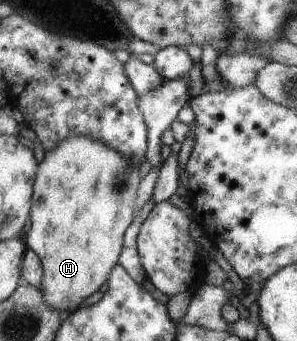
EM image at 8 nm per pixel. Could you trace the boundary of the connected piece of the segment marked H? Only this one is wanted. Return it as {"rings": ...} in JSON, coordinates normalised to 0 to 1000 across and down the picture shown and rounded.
{"rings":[[[232,399],[175,446],[152,449],[145,475],[135,484],[135,501],[121,519],[108,657],[84,704],[94,710],[98,730],[108,730],[145,768],[148,812],[138,821],[131,848],[141,850],[148,886],[205,912],[212,924],[256,915],[273,900],[273,889],[300,865],[313,865],[367,818],[367,801],[377,801],[377,789],[401,771],[404,742],[414,736],[418,683],[428,677],[434,657],[444,654],[461,548],[468,548],[468,534],[478,528],[468,496],[471,487],[455,487],[444,478],[444,463],[421,460],[411,449],[354,425],[340,411],[300,399]]]}

